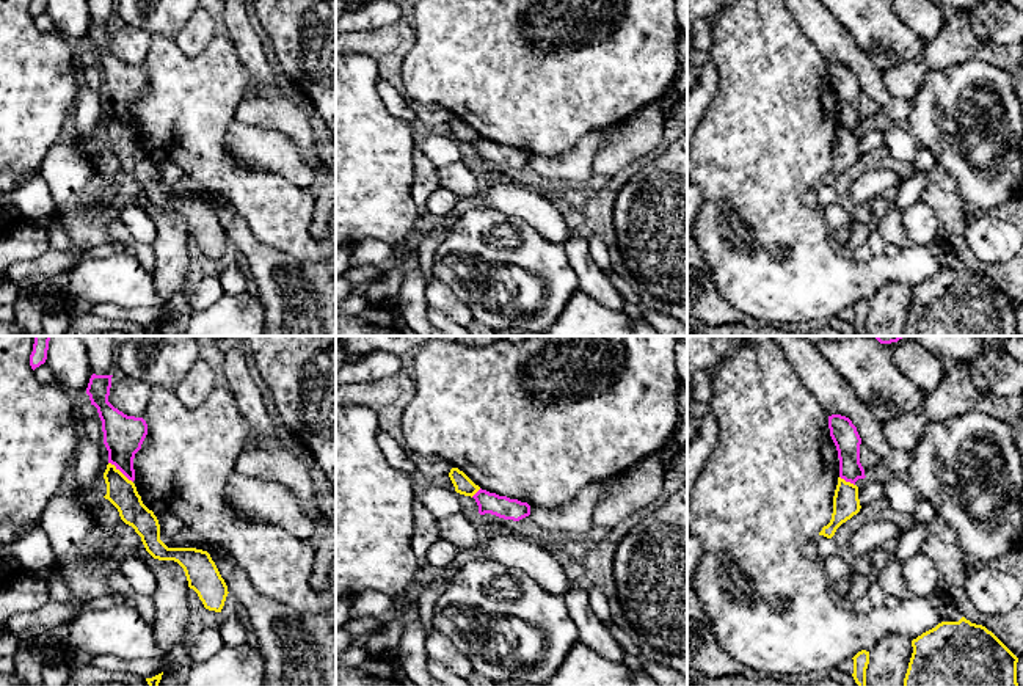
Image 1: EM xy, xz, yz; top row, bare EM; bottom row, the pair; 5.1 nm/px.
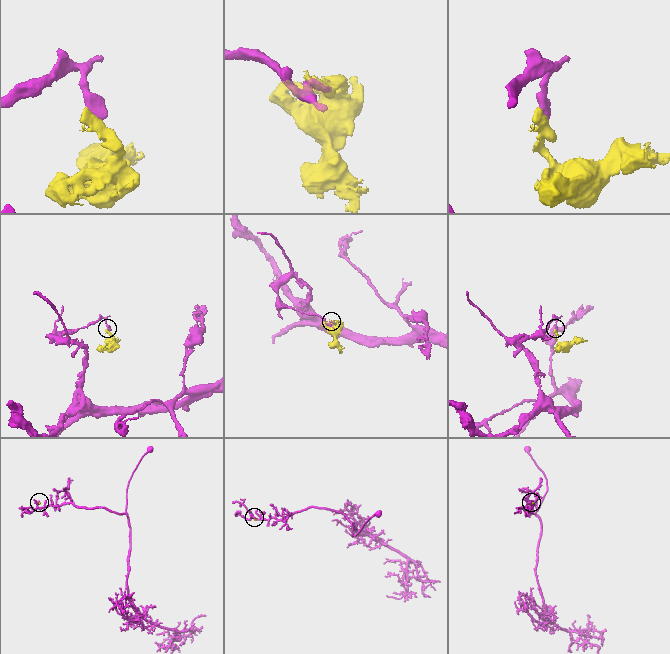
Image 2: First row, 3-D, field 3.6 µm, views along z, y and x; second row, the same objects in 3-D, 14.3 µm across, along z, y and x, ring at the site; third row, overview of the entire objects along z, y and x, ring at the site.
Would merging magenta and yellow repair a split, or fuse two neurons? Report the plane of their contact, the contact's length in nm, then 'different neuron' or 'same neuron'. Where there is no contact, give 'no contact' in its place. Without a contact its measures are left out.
meets magenta in xy; contact 170 nm long; different neuron

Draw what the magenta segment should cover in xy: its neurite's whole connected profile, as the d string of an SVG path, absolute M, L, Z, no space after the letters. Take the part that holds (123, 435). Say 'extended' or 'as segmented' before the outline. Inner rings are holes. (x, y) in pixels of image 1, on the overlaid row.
as segmented; M93 374L86 388L91 405L102 421L104 444L108 463L115 465L129 480L135 480L133 458L147 435L143 418L127 416L108 402L113 375Z

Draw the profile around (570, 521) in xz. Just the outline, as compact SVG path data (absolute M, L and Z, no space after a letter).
M604 482L590 483L563 507L530 507L530 516L546 535L565 540L582 540L592 526L593 509L604 493Z

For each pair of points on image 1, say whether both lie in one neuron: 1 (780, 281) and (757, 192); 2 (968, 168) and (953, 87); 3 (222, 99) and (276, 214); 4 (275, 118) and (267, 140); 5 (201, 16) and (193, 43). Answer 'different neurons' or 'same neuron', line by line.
1: same neuron
2: same neuron
3: same neuron
4: different neurons
5: same neuron

